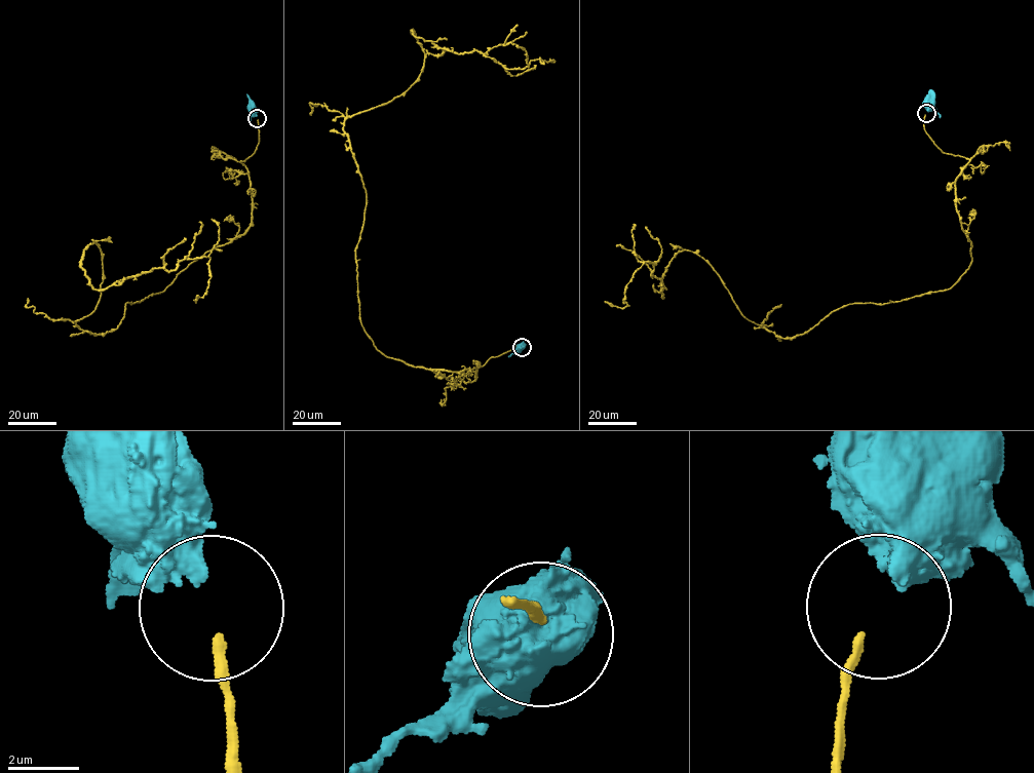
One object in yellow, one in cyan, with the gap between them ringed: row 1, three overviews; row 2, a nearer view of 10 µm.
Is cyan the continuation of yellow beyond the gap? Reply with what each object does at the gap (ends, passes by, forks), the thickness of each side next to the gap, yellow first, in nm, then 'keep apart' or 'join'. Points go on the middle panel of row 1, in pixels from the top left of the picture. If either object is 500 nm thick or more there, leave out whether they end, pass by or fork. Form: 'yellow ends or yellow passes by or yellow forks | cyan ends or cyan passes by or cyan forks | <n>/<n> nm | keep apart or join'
yellow ends | cyan ends | 260/480 nm | join

